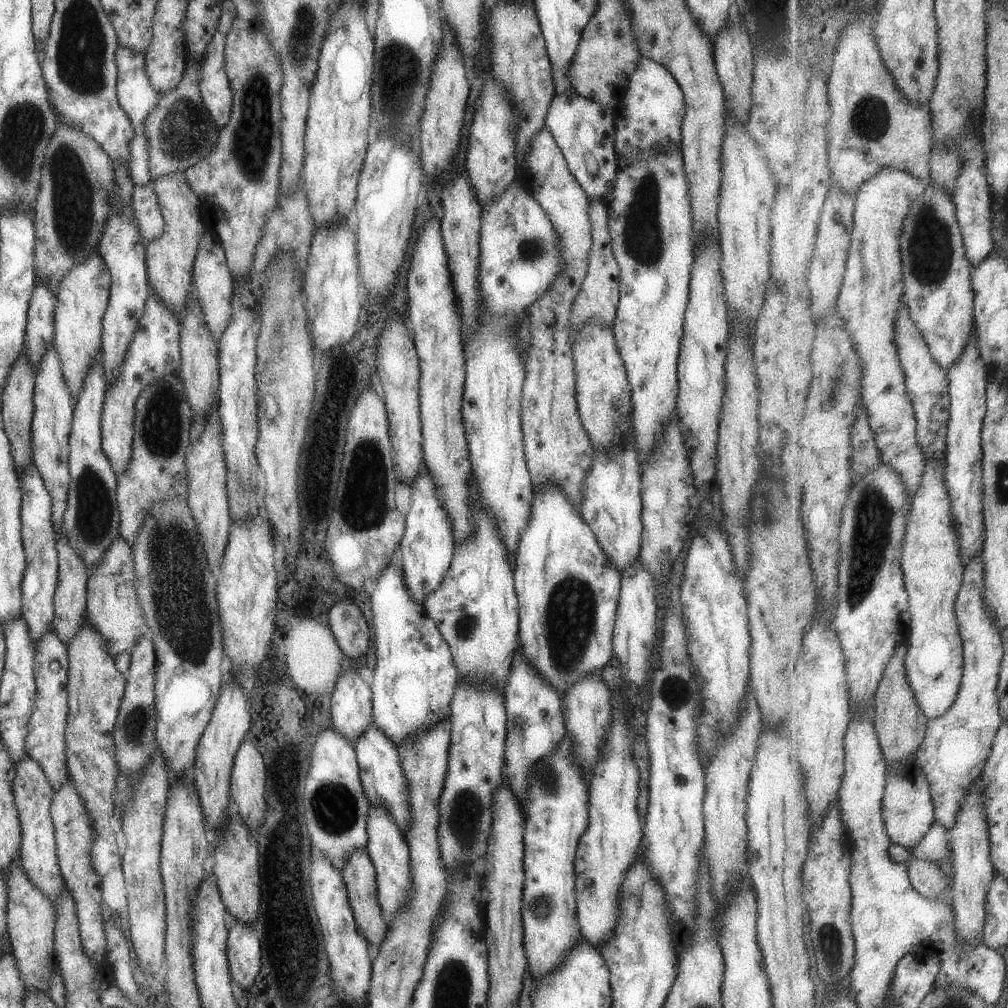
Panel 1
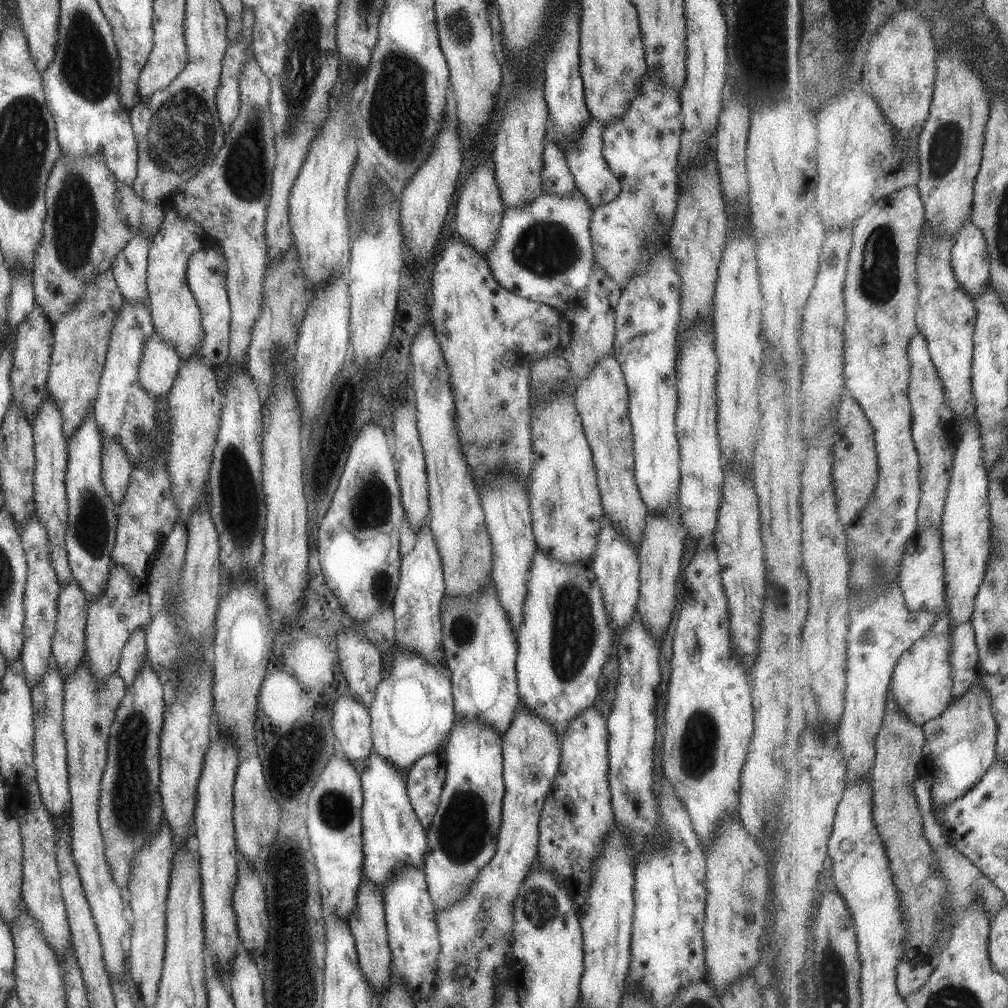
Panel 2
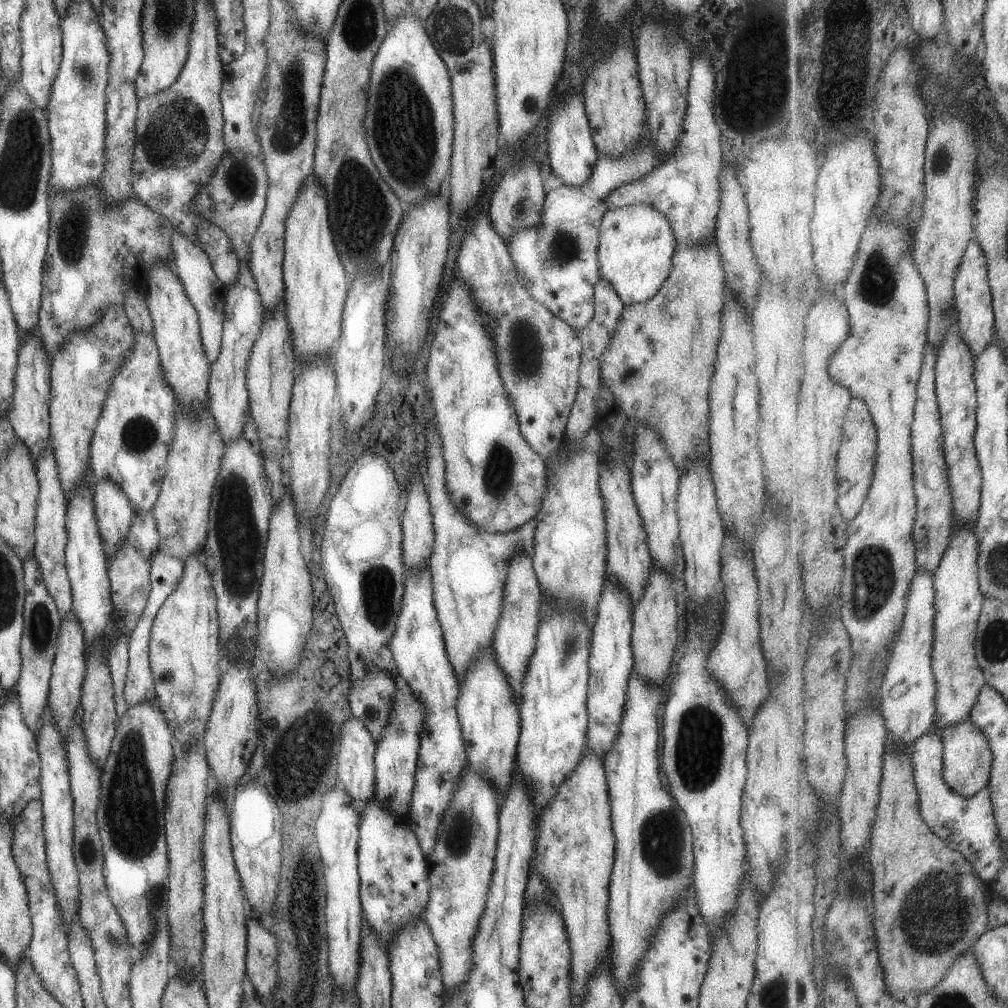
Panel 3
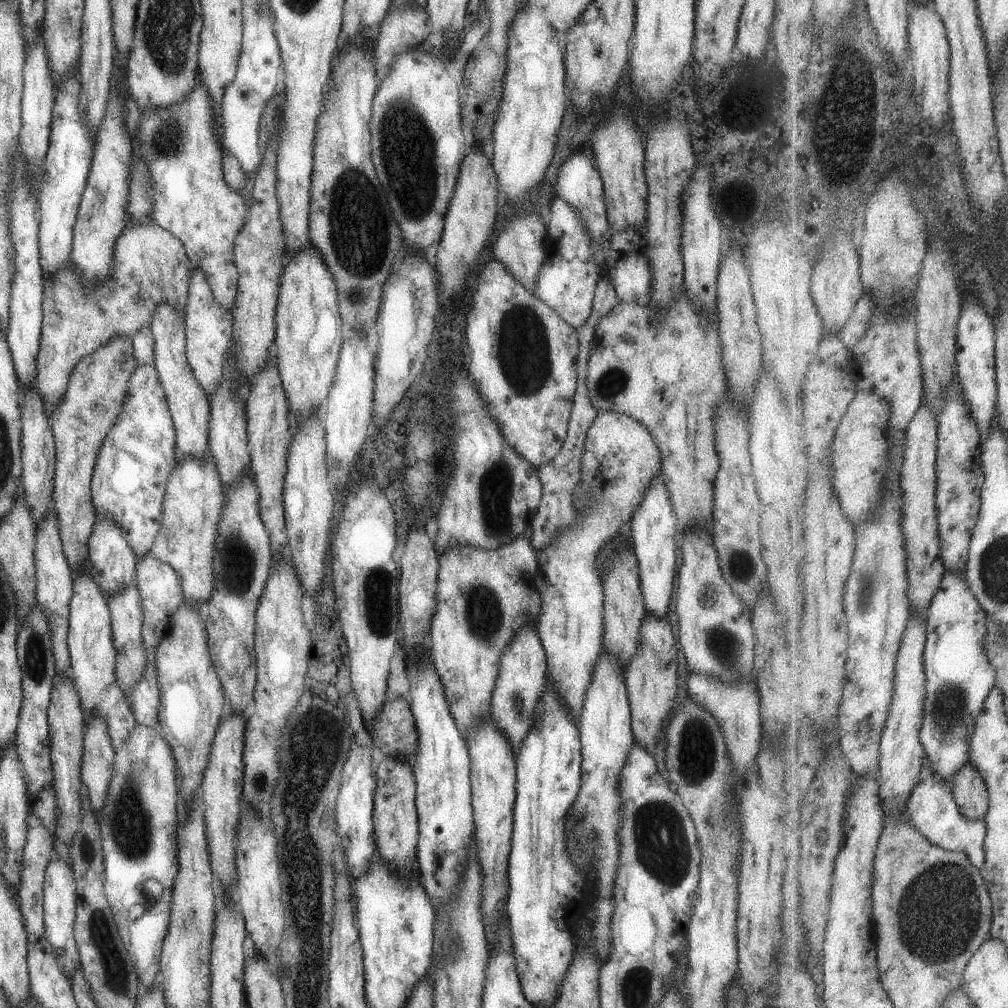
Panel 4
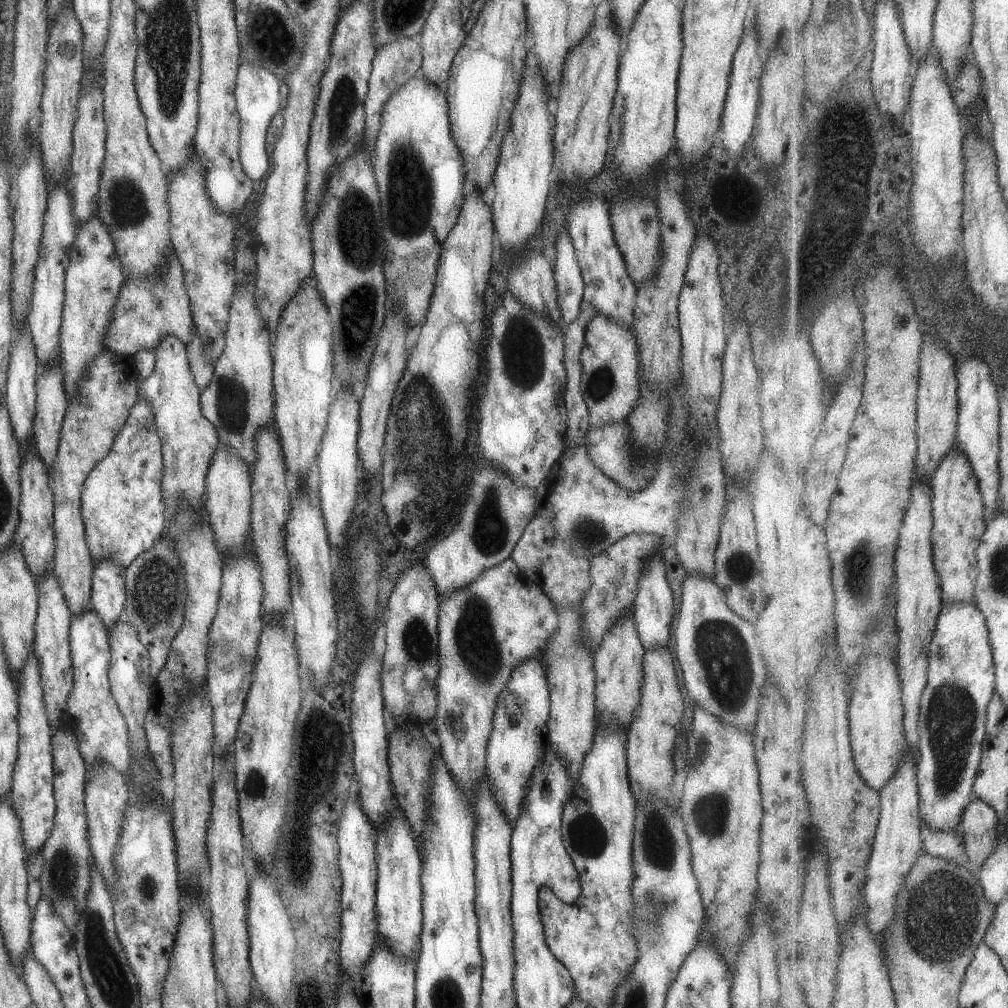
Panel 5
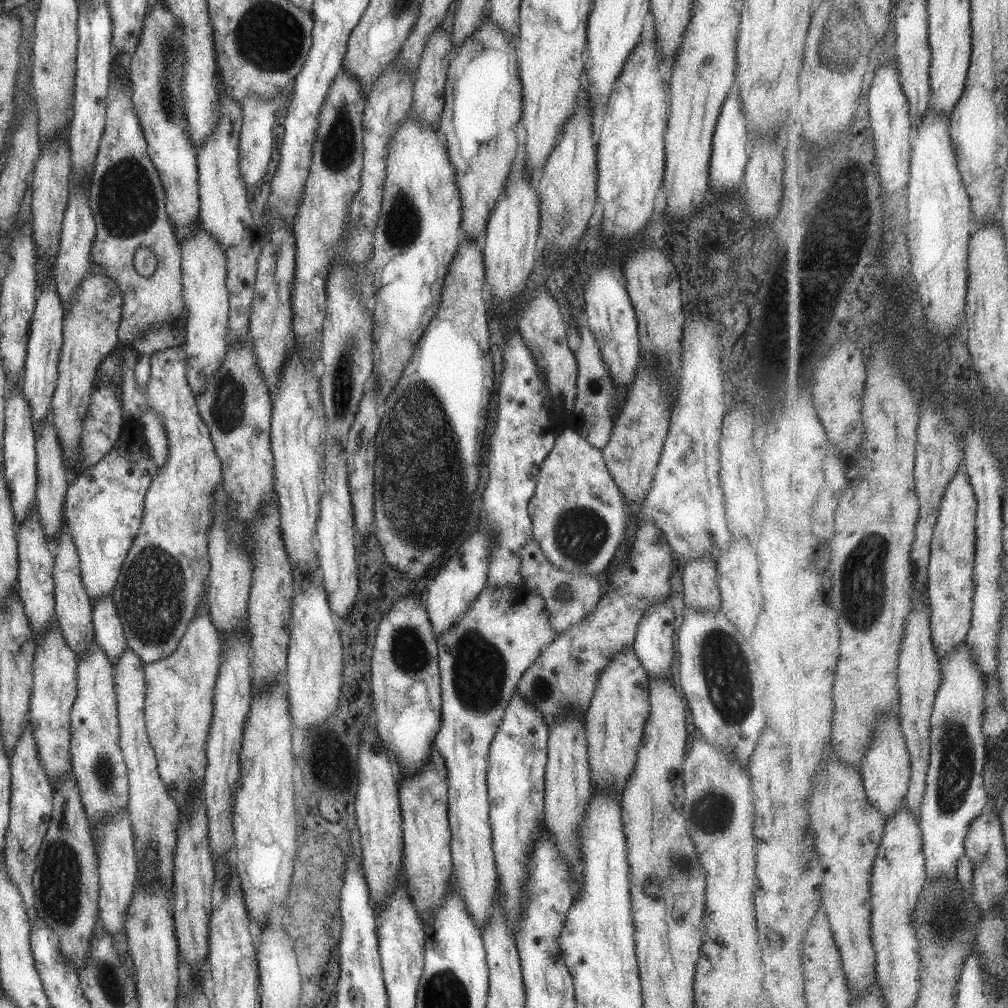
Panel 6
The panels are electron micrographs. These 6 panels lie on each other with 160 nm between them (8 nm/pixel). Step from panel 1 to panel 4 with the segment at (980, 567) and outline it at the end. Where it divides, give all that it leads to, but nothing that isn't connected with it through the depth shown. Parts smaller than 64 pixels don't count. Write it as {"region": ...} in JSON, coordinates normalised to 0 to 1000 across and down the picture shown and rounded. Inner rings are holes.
{"region":[[[962,756],[951,764],[951,769],[943,774],[942,780],[947,797],[955,810],[961,813],[973,813],[979,811],[982,802],[982,787],[971,762]]]}

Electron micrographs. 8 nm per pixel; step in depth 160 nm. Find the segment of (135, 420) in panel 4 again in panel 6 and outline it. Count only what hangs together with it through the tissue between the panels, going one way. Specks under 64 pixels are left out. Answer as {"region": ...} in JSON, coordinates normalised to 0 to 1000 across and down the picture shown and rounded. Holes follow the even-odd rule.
{"region":[[[130,416],[121,422],[113,444],[110,444],[93,461],[84,463],[78,470],[70,473],[65,482],[63,516],[72,540],[75,542],[81,580],[90,599],[96,594],[108,590],[112,585],[121,556],[137,527],[142,512],[144,489],[157,467],[152,455],[147,451],[147,443],[143,439],[139,423],[134,417],[136,416]]]}

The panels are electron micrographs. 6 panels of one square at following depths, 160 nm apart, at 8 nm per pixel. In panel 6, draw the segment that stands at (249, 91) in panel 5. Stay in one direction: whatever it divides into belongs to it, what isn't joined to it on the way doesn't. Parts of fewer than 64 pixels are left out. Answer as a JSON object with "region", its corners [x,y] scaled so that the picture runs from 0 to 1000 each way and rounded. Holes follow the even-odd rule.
{"region":[[[247,94],[239,101],[240,126],[236,139],[236,170],[244,187],[264,172],[269,155],[271,107],[265,98]]]}

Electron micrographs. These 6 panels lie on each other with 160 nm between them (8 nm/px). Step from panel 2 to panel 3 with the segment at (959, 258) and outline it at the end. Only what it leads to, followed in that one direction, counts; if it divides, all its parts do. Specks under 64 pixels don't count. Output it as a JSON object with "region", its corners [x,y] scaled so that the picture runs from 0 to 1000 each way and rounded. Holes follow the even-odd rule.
{"region":[[[969,236],[963,237],[960,242],[946,283],[946,303],[950,308],[949,319],[953,325],[954,335],[961,342],[962,348],[969,357],[989,337],[981,258]]]}

